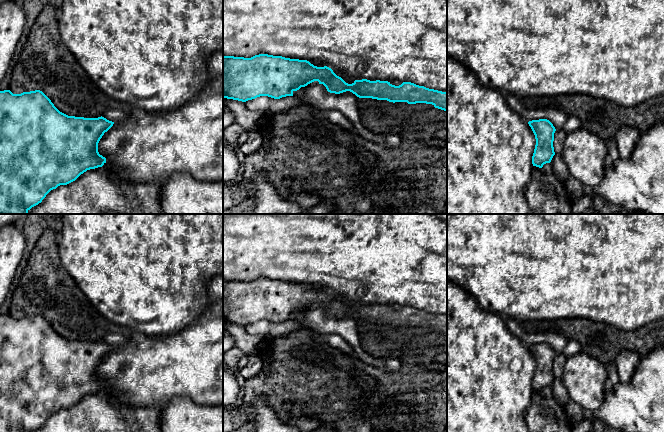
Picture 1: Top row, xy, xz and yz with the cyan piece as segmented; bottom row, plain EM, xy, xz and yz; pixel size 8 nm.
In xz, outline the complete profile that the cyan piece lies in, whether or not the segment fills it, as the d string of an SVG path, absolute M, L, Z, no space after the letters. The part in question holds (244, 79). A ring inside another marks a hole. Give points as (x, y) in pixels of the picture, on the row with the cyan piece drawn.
M259 54L251 58L223 56L223 98L246 102L260 96L268 96L280 99L286 96L293 96L293 92L305 87L308 84L318 81L323 84L330 93L340 94L350 91L359 98L372 98L377 100L387 100L389 102L407 102L408 104L426 103L432 104L435 108L444 110L447 113L447 92L429 89L411 82L403 82L399 86L392 85L388 81L370 81L367 79L355 80L352 84L346 83L341 77L337 76L333 70L327 66L317 67L307 60L290 59L282 56Z

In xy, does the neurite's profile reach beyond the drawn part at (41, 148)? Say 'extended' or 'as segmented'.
as segmented

